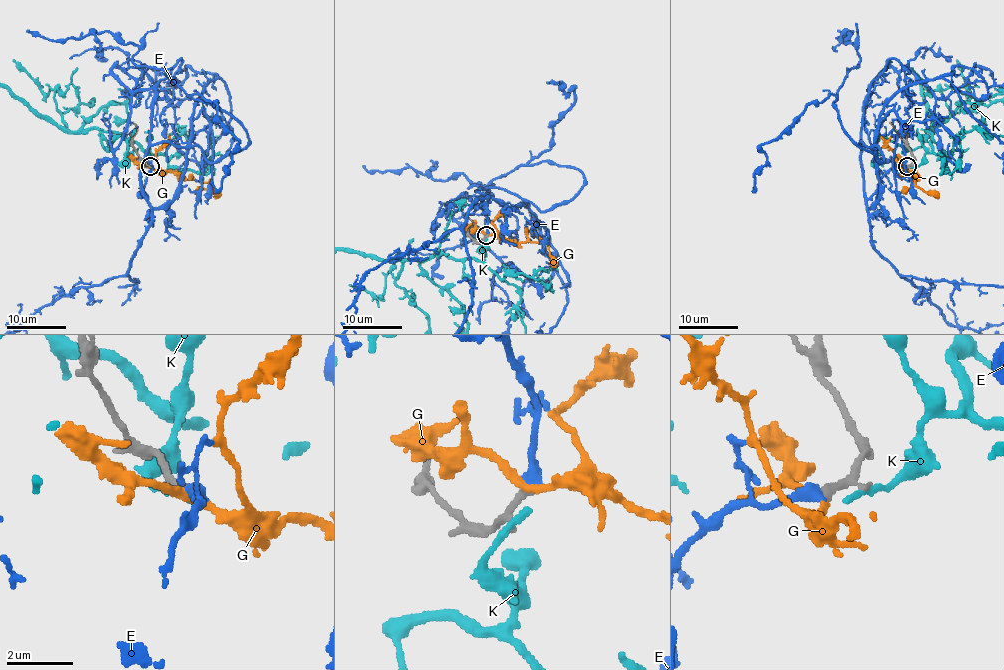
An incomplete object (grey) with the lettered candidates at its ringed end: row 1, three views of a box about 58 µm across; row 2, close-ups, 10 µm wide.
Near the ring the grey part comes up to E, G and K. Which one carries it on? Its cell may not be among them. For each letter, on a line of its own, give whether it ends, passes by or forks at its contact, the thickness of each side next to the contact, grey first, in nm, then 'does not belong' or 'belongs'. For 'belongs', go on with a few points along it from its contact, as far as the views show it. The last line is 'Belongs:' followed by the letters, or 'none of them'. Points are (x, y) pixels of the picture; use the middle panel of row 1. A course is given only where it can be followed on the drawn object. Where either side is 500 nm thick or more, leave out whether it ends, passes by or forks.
E: it ends | 160/380 nm | belongs
G: it passes by | 150/200 nm | does not belong
K: it ends | 180/260 nm | does not belong
Belongs: E

